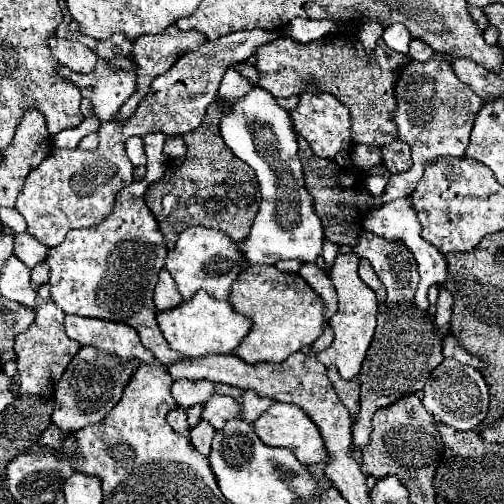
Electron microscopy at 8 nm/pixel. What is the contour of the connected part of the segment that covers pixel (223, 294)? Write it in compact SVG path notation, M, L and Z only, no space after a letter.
M191 227L179 235L175 249L171 249L165 259L165 267L173 275L183 299L191 299L199 289L205 289L215 299L223 301L229 299L231 285L241 273L237 265L237 261L241 259L243 253L239 245L231 241L231 237L227 237L223 231L215 231L207 227Z

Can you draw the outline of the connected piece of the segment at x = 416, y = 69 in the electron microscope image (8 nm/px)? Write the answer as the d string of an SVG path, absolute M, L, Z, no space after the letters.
M431 59L427 63L411 61L407 67L403 67L401 79L397 83L397 111L393 119L399 129L399 139L411 147L413 167L401 175L391 175L385 193L377 199L377 205L381 207L389 201L411 195L423 175L425 163L445 155L463 157L469 145L469 133L475 115L483 105L485 101L453 73L451 63L445 59Z

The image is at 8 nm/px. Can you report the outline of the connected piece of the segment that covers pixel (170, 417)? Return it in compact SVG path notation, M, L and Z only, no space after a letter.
M175 407L173 411L167 413L167 423L181 435L187 437L187 431L189 431L189 425L187 425L187 415L185 415L185 409L181 407Z

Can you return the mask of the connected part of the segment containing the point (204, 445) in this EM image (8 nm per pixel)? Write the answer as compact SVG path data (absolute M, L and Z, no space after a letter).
M199 421L199 425L191 429L189 439L191 439L191 445L193 445L199 453L203 453L203 455L207 457L207 451L209 451L209 447L211 447L213 435L215 435L215 429L213 429L209 423Z

